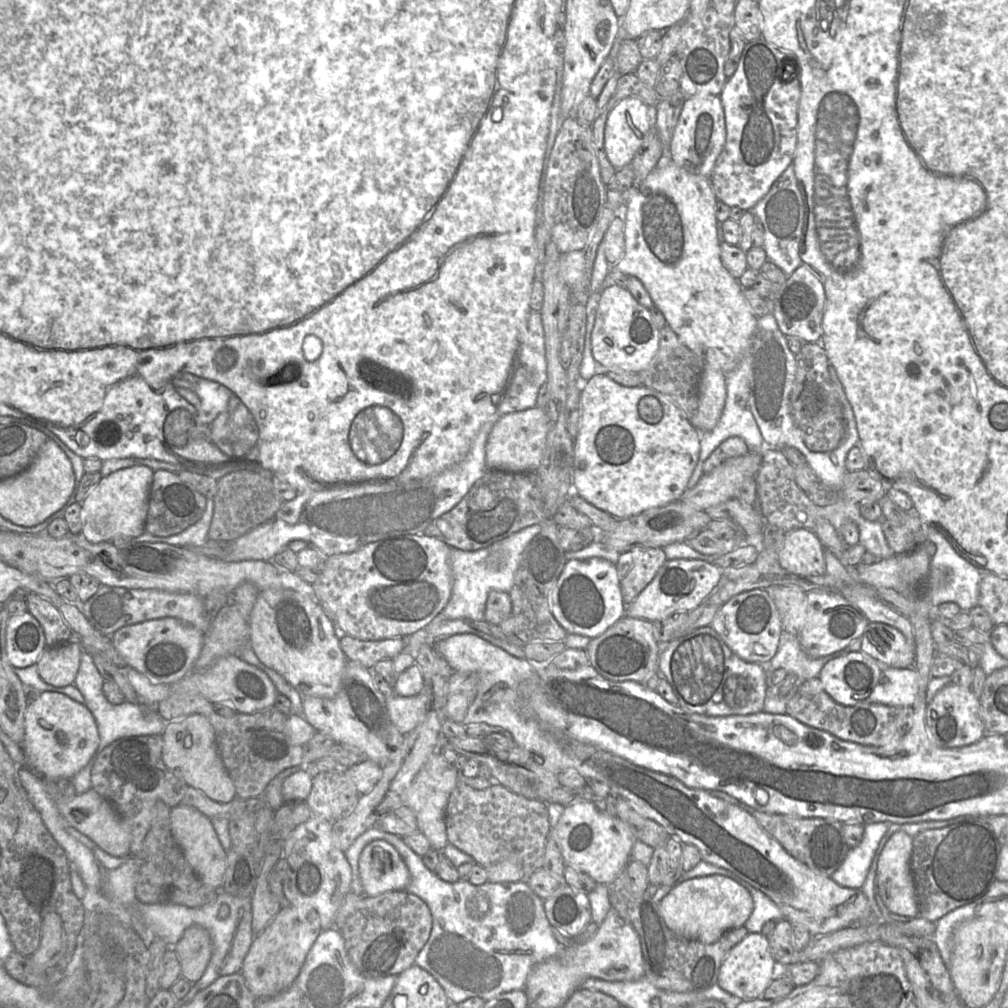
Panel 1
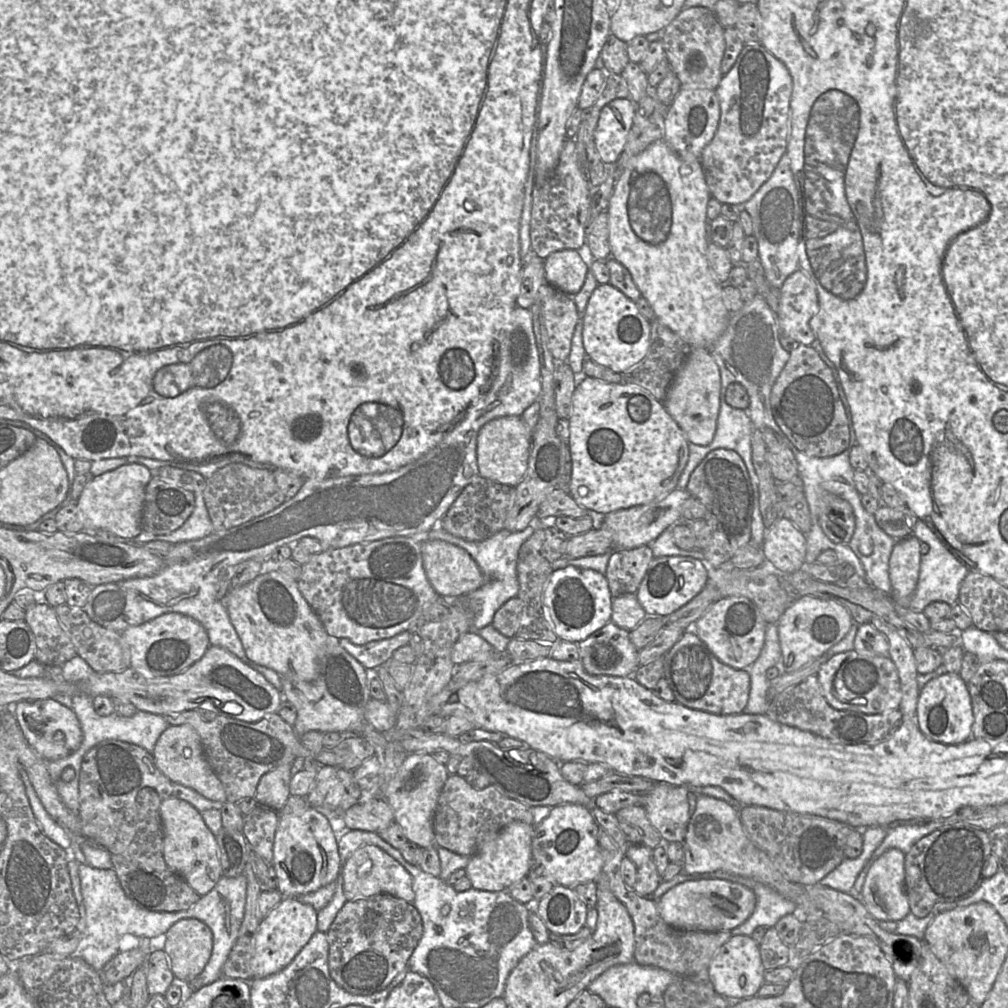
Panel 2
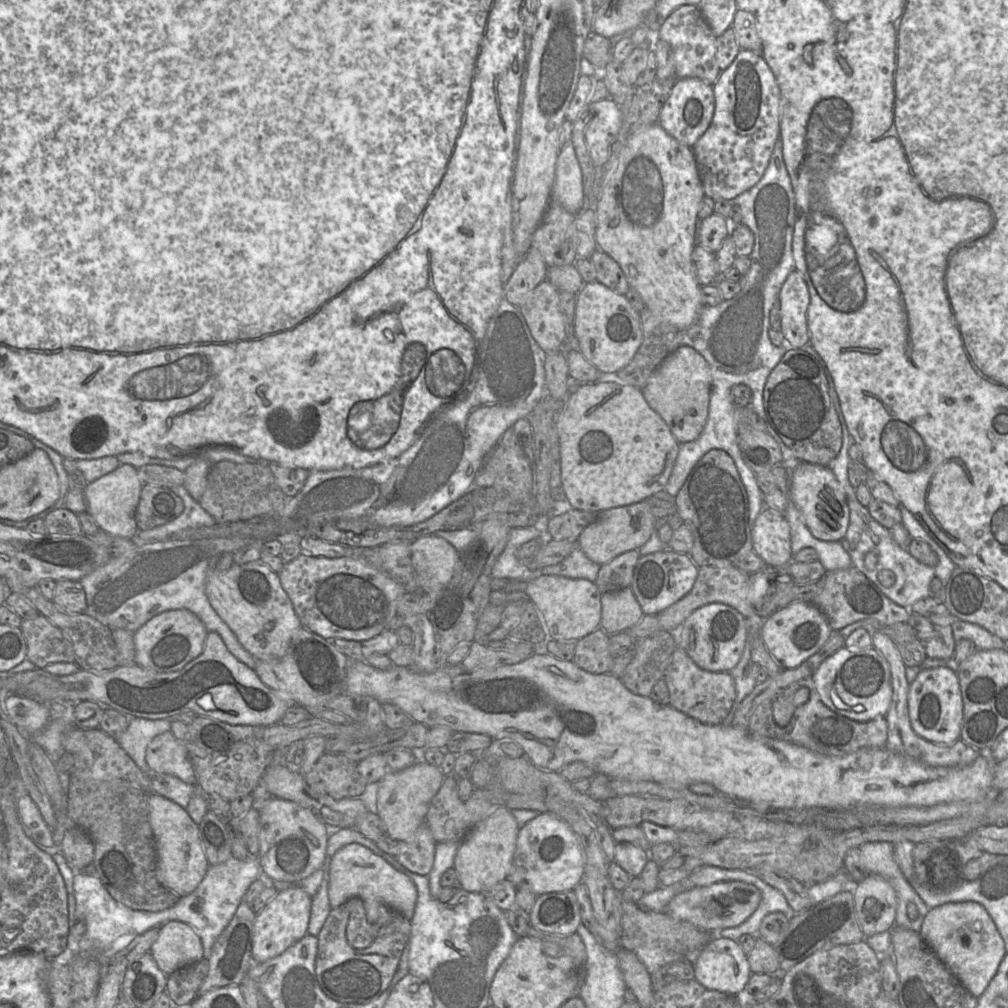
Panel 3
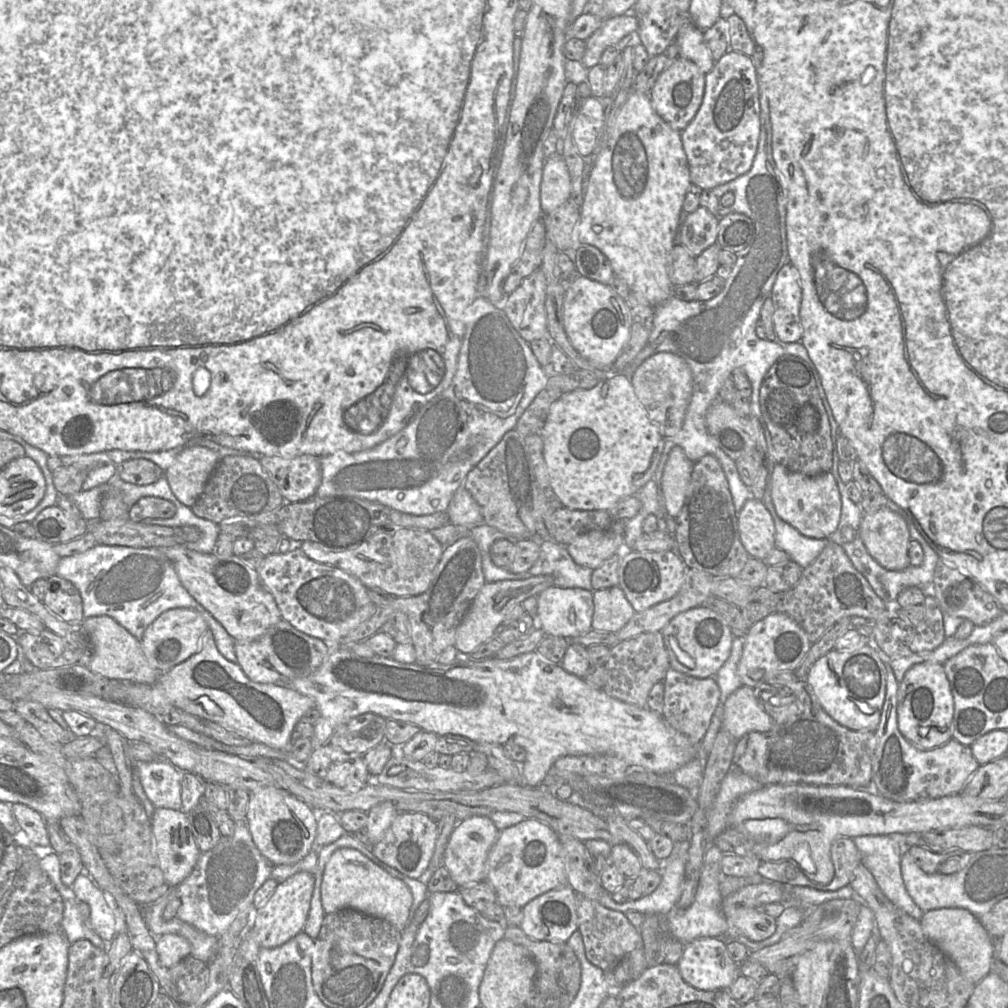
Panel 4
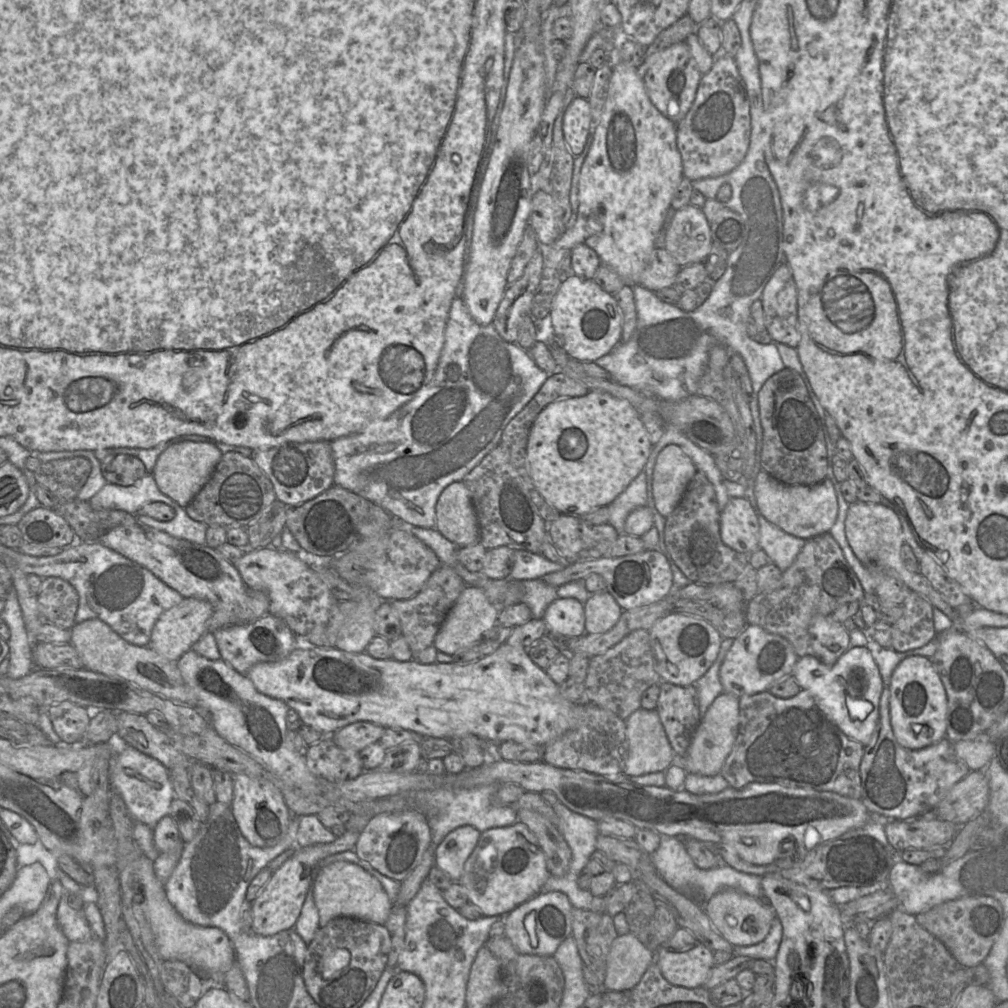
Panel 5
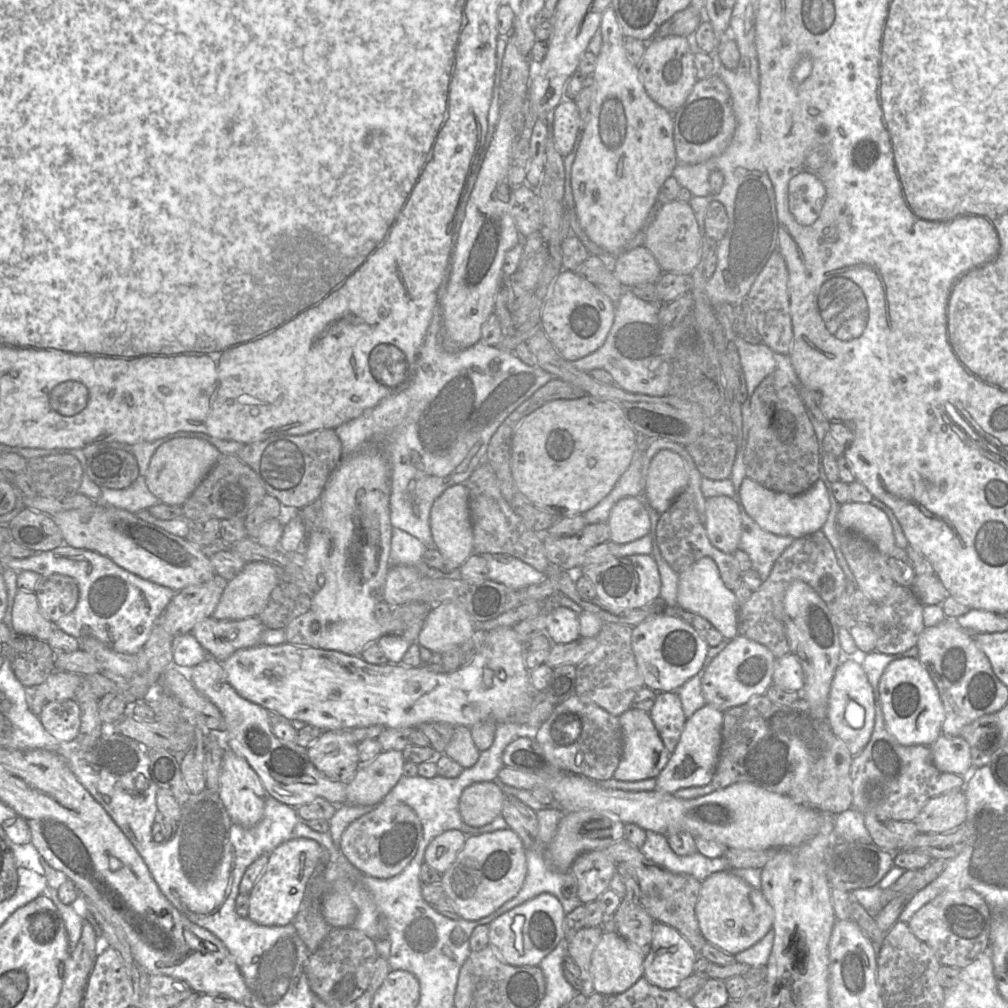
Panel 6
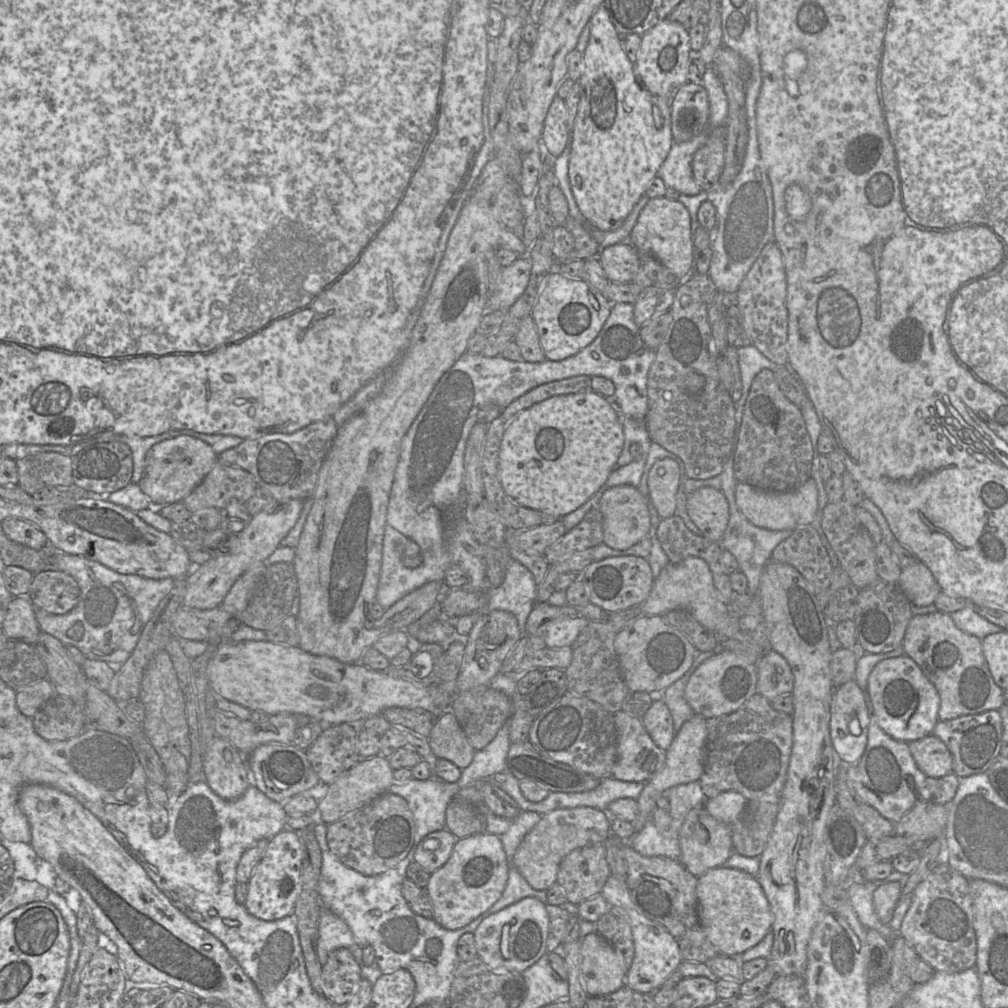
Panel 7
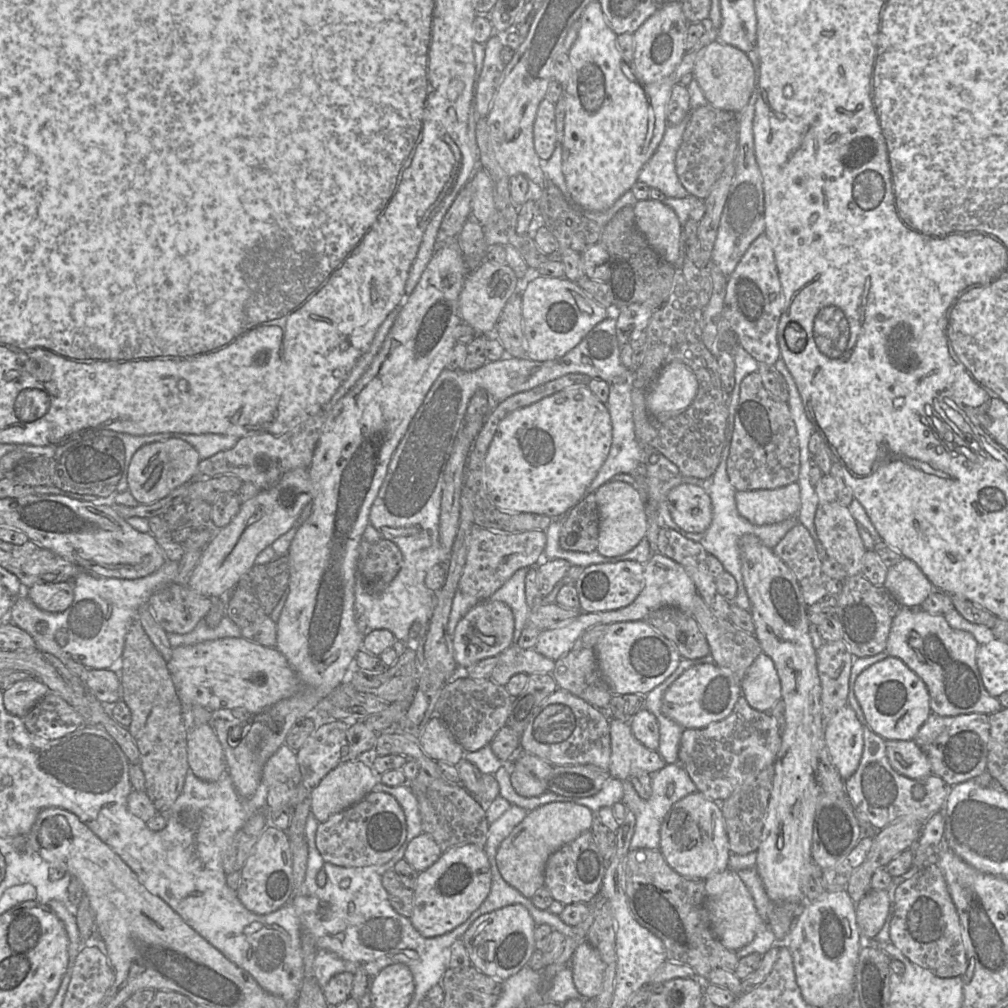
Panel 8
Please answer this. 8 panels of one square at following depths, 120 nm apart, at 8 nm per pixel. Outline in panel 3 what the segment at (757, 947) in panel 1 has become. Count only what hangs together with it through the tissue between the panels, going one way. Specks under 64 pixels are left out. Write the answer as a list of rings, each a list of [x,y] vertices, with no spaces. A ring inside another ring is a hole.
[[[715,936],[705,945],[696,961],[692,963],[695,980],[707,989],[744,997],[745,986],[752,974],[747,957],[737,940]]]

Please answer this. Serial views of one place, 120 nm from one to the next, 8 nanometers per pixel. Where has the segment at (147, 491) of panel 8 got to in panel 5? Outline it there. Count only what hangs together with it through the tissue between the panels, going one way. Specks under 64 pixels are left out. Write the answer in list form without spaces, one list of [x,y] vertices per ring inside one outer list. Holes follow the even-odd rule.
[[[178,439],[158,457],[152,475],[159,490],[185,508],[211,478],[222,452],[214,441]]]

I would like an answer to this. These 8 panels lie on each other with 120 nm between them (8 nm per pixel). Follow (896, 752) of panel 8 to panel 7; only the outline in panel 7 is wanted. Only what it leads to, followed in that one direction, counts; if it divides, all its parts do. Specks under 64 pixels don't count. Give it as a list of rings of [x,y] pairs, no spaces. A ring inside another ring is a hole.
[[[935,735],[911,741],[908,746],[916,765],[925,775],[942,777],[952,773],[952,755]]]

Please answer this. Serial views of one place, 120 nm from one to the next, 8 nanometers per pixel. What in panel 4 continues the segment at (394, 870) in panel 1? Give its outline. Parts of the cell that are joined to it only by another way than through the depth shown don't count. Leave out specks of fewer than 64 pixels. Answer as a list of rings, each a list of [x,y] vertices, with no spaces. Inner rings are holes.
[[[339,848],[330,856],[324,868],[320,894],[325,914],[353,909],[384,919],[400,931],[409,923],[413,898],[408,886],[354,848]]]

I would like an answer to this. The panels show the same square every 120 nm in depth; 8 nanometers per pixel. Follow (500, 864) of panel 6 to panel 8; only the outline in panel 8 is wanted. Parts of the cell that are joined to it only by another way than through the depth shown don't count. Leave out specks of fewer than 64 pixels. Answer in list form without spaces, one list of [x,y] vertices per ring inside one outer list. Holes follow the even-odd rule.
[[[468,844],[449,848],[429,868],[419,872],[413,889],[412,914],[409,917],[414,928],[423,937],[443,935],[464,923],[487,898],[491,889],[491,867],[484,848]]]

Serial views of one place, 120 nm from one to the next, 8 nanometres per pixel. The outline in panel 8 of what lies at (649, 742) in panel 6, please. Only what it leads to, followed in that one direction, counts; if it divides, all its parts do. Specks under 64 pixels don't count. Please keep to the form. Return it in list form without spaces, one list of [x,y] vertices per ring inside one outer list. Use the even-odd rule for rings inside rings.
[[[610,719],[611,778],[628,780],[633,774],[652,774],[665,767],[660,754],[642,745],[633,735],[629,723]]]

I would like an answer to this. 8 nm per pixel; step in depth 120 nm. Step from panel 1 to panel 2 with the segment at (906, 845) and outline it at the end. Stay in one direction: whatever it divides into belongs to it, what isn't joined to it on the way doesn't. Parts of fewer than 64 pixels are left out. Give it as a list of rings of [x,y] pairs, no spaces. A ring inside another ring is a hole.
[[[892,848],[884,852],[870,867],[859,899],[877,921],[901,921],[910,913],[905,891],[905,857],[901,850]]]

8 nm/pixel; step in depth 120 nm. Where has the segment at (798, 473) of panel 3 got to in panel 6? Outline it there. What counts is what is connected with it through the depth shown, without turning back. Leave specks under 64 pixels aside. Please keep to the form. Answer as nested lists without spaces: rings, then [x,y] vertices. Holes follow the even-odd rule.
[[[745,477],[739,488],[740,500],[746,513],[765,531],[800,538],[821,530],[830,511],[830,500],[824,482],[819,479],[802,494],[789,495],[770,490]]]

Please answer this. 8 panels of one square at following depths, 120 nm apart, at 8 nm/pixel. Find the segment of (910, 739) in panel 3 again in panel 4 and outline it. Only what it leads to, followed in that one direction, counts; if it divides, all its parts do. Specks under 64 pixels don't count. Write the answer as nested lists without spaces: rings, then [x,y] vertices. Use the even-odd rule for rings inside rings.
[[[888,663],[886,665],[886,693],[880,721],[876,729],[878,745],[871,764],[871,788],[875,793],[895,802],[910,802],[922,799],[935,799],[960,793],[967,781],[978,769],[970,746],[950,739],[945,744],[921,749],[901,734],[897,720],[897,691],[899,682]]]

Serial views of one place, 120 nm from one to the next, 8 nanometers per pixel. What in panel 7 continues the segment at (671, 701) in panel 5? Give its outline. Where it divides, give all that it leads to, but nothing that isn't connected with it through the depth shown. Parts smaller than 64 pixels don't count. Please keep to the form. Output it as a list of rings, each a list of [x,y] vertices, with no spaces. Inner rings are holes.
[[[654,701],[641,721],[655,745],[665,751],[671,745],[676,732],[672,715],[664,701]]]

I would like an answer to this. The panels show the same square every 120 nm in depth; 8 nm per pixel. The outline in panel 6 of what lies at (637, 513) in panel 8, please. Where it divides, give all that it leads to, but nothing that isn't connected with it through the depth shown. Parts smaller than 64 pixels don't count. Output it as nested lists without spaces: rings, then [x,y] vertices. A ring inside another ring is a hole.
[[[625,497],[611,509],[608,521],[610,541],[618,545],[633,542],[649,534],[649,513],[638,497]]]

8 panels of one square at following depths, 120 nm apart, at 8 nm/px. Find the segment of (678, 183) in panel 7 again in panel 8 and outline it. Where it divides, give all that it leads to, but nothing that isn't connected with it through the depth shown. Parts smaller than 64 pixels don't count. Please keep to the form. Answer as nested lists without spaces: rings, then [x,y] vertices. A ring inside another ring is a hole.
[[[689,116],[686,117],[677,125],[667,124],[663,138],[658,145],[657,149],[650,157],[650,159],[642,167],[639,175],[638,181],[643,182],[648,185],[650,188],[657,188],[660,190],[666,197],[672,198],[687,198],[690,194],[681,184],[675,166],[676,153],[681,145],[682,137],[685,131],[685,128],[688,124]]]

